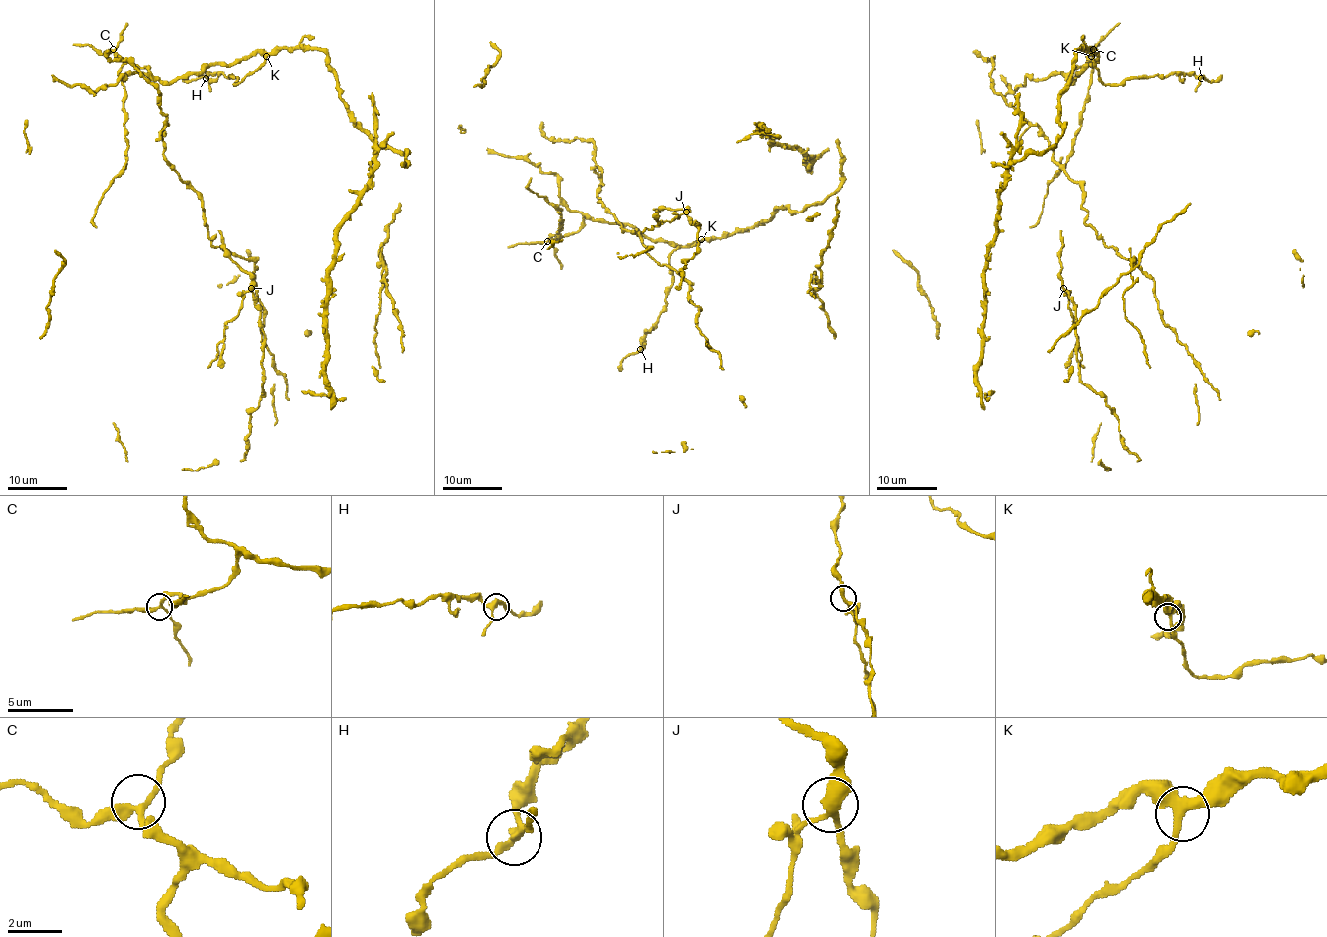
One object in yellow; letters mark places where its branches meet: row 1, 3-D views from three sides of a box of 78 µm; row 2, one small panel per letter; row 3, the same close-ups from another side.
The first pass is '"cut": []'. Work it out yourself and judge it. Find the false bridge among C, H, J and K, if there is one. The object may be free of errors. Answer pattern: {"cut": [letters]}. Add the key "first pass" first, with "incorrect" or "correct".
{"first pass": "incorrect", "cut": ["J"]}

